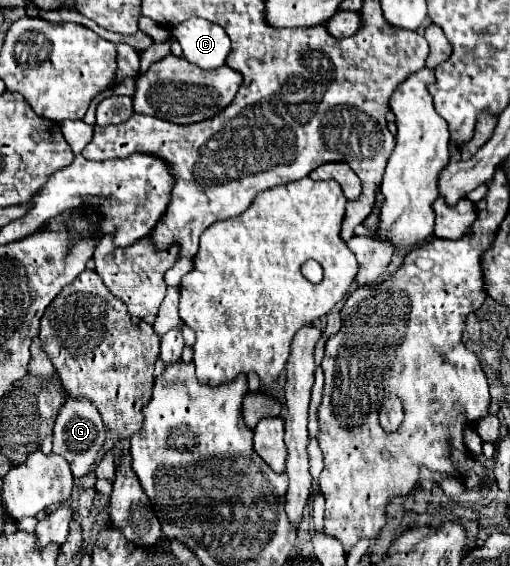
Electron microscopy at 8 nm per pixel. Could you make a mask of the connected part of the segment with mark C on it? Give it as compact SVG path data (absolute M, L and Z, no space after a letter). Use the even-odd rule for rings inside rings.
M203 18L181 22L171 32L181 44L183 56L203 70L215 70L223 66L231 52L231 40L225 30L219 24Z

